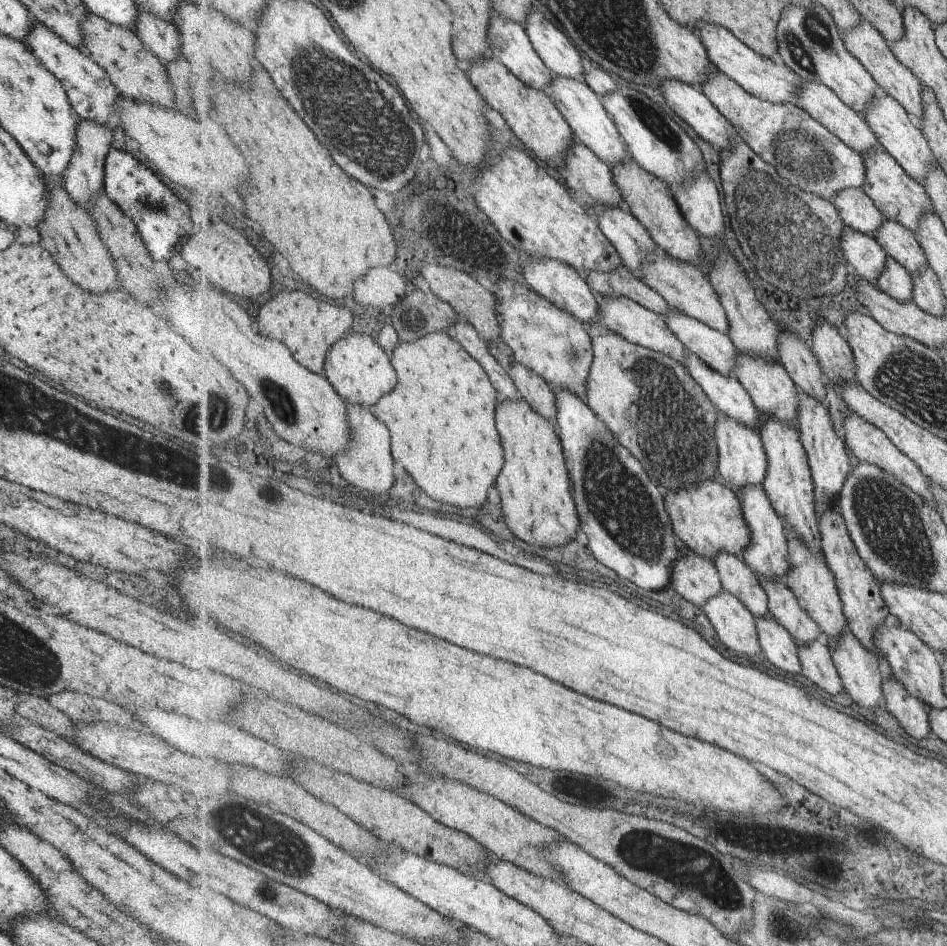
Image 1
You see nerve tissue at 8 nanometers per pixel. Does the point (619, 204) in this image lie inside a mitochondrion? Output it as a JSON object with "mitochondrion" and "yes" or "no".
{"mitochondrion":"no"}

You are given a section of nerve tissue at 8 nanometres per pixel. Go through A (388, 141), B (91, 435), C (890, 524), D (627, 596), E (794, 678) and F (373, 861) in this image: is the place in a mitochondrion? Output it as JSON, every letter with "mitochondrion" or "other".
{"A":"mitochondrion","B":"mitochondrion","C":"mitochondrion","D":"other","E":"other","F":"other"}

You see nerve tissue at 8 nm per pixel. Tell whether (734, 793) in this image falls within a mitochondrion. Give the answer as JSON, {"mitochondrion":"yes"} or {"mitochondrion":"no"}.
{"mitochondrion":"no"}

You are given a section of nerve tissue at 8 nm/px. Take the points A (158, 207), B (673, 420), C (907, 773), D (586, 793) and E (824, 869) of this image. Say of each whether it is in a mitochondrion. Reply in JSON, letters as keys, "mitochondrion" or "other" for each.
{"A":"mitochondrion","B":"mitochondrion","C":"other","D":"other","E":"other"}

